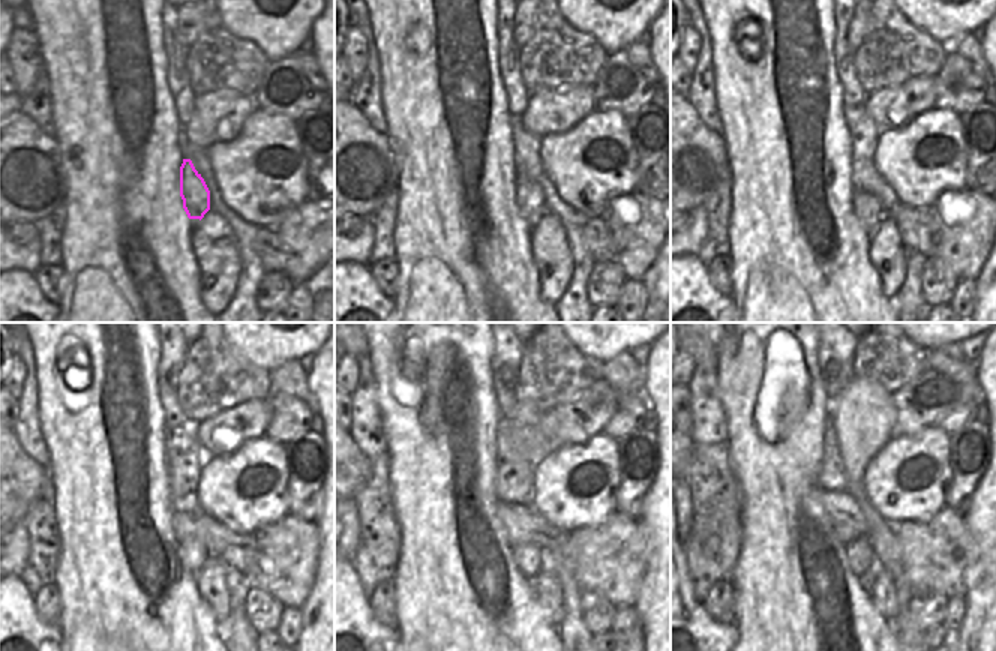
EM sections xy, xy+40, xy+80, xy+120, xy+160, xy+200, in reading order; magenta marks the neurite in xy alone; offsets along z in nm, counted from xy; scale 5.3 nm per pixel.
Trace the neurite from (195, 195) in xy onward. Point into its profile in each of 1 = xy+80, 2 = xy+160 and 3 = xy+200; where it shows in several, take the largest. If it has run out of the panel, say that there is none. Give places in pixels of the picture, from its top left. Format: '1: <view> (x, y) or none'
1: xy+80 (866, 206)
2: xy+160 (519, 551)
3: xy+200 (852, 552)

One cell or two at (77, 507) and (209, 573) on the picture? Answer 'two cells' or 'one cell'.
two cells

